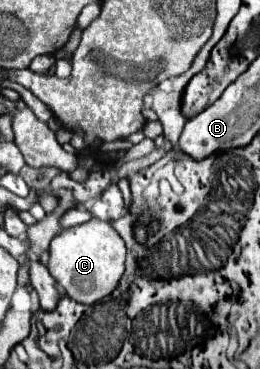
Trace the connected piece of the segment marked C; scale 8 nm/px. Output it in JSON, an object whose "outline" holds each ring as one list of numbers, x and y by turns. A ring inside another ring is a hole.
{"outline":[[92,217,82,225,64,229,60,235,52,239,48,271,54,275,54,279,60,283,68,297,72,297,78,303,92,305,116,289,124,273,124,259,124,239,114,231,114,227,108,221]]}

